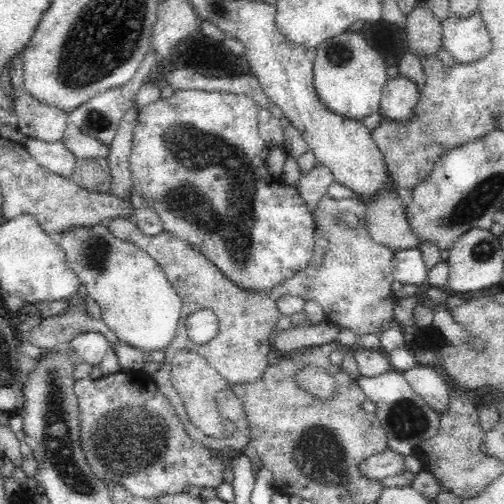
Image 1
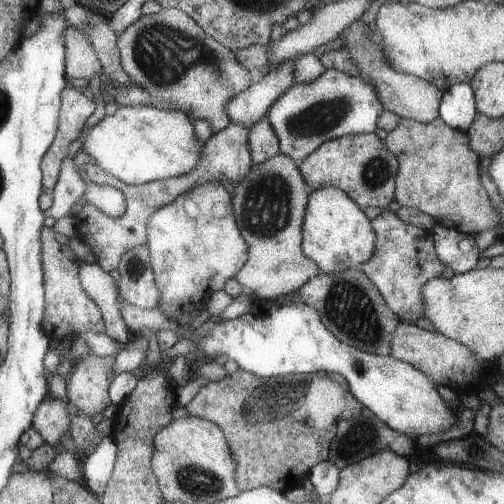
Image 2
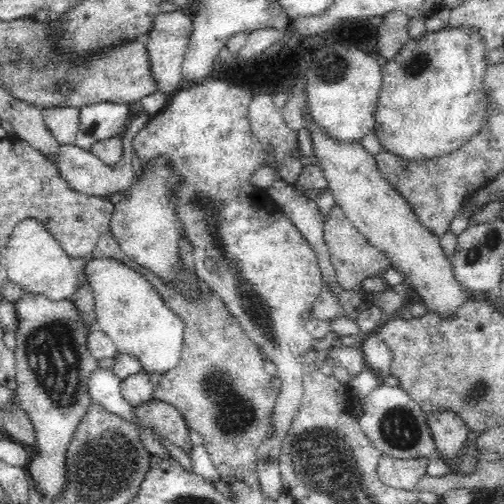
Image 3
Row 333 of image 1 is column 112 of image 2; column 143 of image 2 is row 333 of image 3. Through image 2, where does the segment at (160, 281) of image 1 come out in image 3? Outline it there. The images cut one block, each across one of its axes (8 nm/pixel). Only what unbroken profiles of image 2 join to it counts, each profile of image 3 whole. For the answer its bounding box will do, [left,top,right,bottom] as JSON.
[84,258,184,374]

